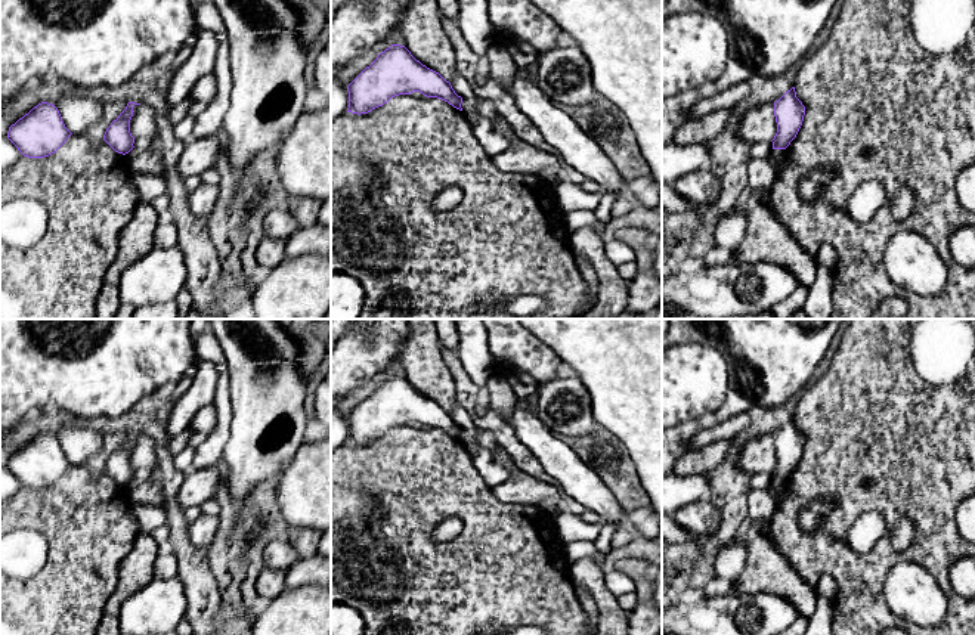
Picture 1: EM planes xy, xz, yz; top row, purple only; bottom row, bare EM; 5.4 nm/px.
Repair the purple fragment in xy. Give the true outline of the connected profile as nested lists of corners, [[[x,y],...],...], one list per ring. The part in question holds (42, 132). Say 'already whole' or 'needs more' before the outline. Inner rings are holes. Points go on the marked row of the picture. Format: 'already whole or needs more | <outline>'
already whole | [[[41,102],[9,127],[7,139],[24,157],[44,158],[55,154],[71,134],[58,108]]]

